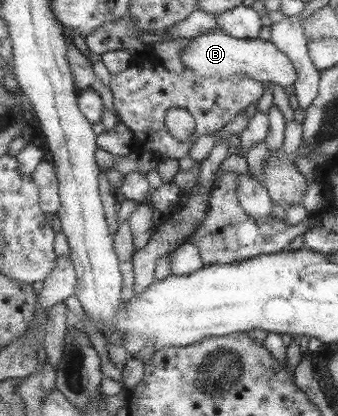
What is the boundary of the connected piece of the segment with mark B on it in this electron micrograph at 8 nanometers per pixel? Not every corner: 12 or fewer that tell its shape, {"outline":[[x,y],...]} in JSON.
{"outline":[[217,27],[191,38],[185,67],[205,78],[248,75],[296,87],[296,65],[275,42]]}

